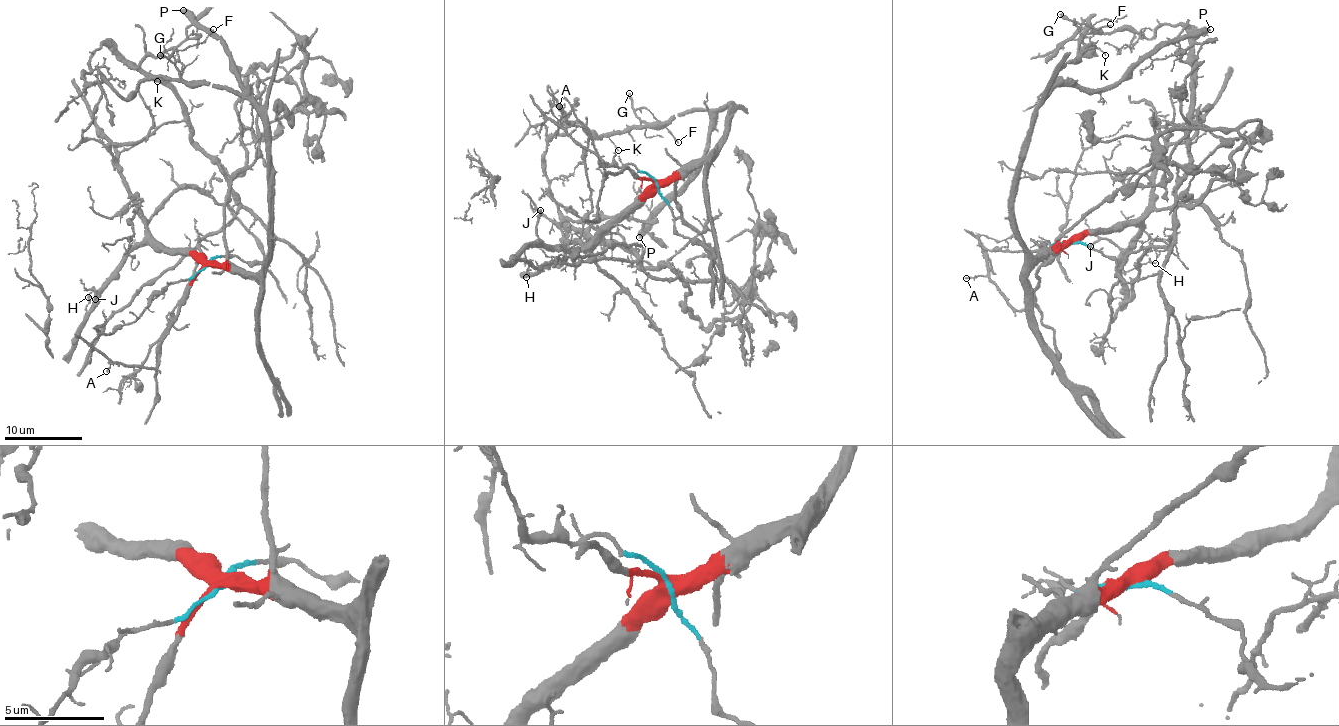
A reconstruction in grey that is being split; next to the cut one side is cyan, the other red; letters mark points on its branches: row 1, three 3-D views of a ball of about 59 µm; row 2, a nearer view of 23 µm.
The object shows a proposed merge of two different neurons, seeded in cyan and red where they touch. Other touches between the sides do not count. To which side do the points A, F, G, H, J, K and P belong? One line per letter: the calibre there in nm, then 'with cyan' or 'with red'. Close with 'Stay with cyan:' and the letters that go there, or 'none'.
A: calibre 130 nm; with red
F: calibre 140 nm; with red
G: calibre 240 nm; with red
H: calibre 120 nm; with red
J: calibre 200 nm; with red
K: calibre 90 nm; with red
P: calibre 440 nm; with red
Stay with cyan: none

